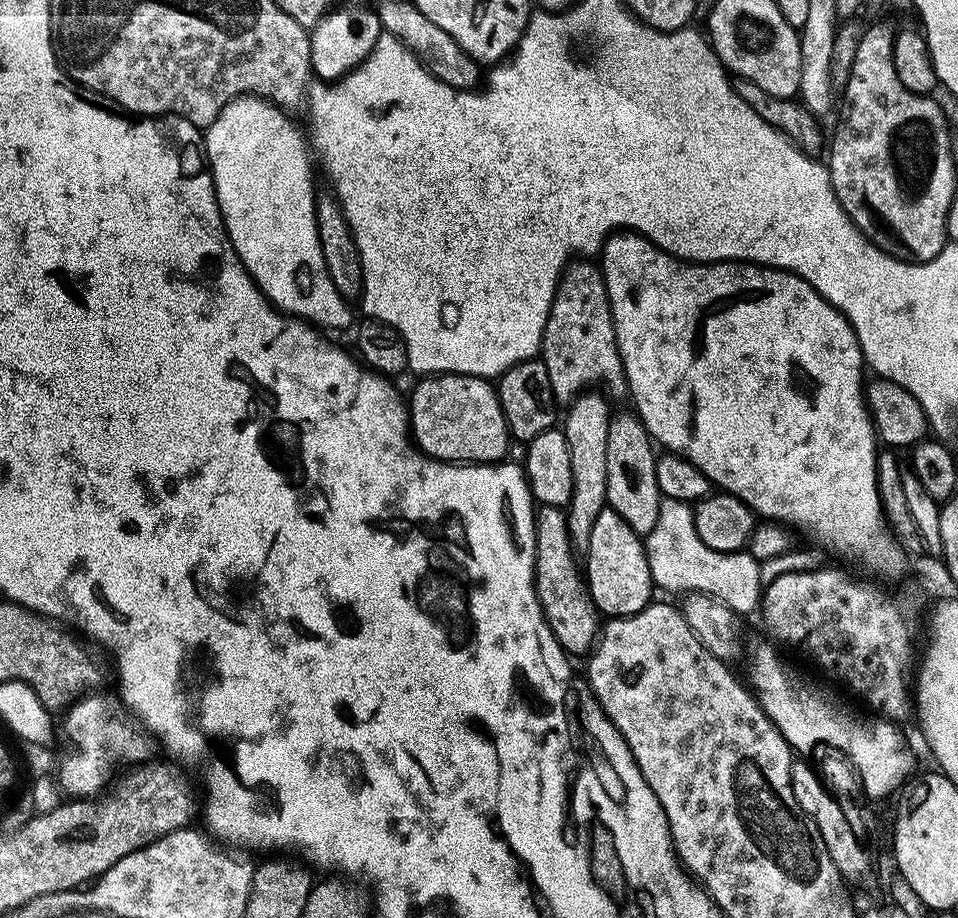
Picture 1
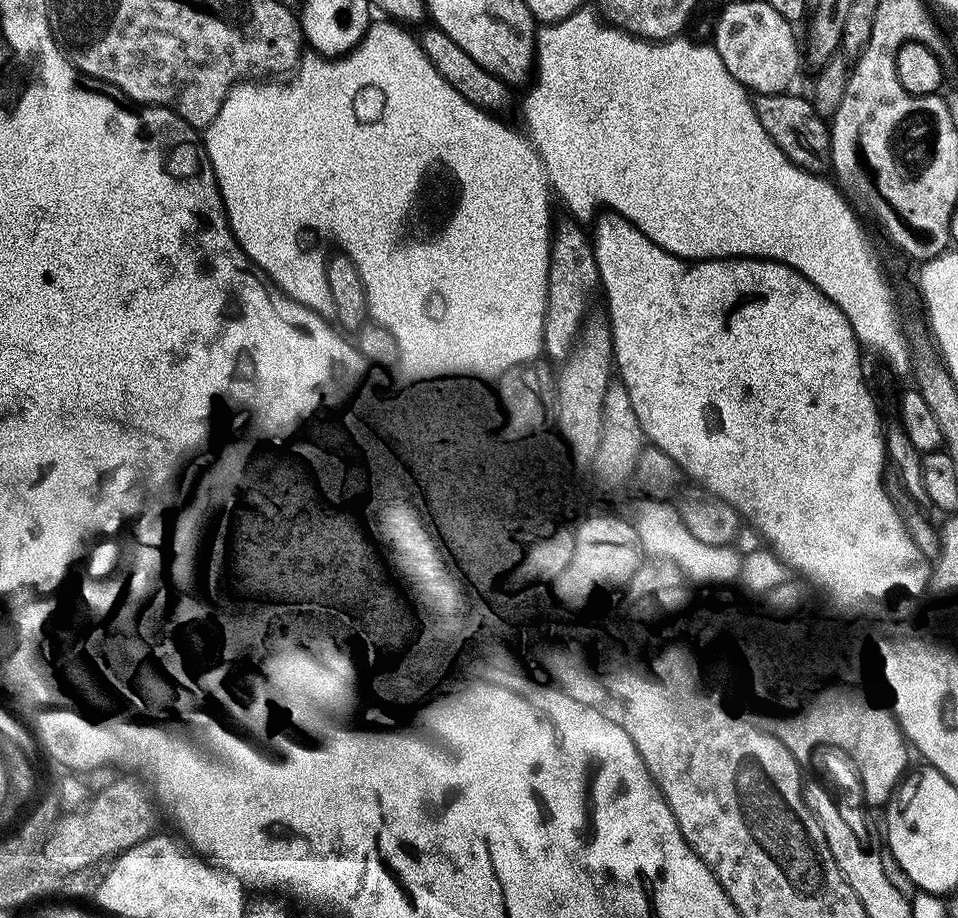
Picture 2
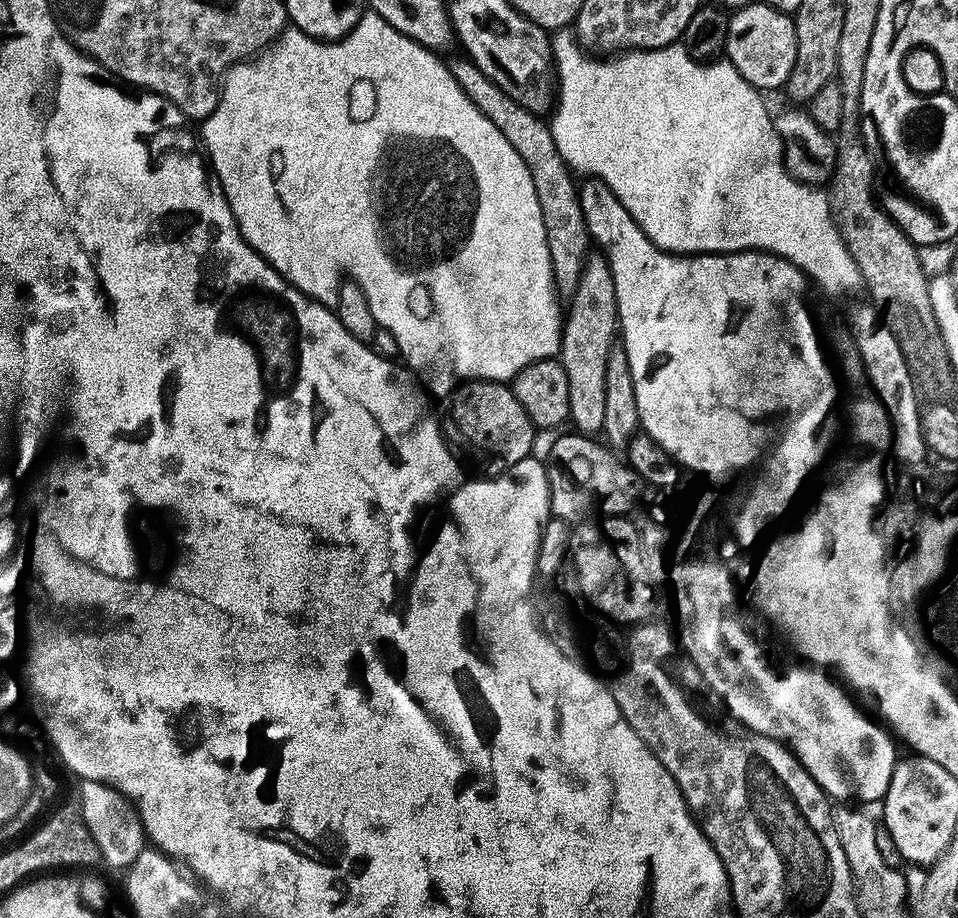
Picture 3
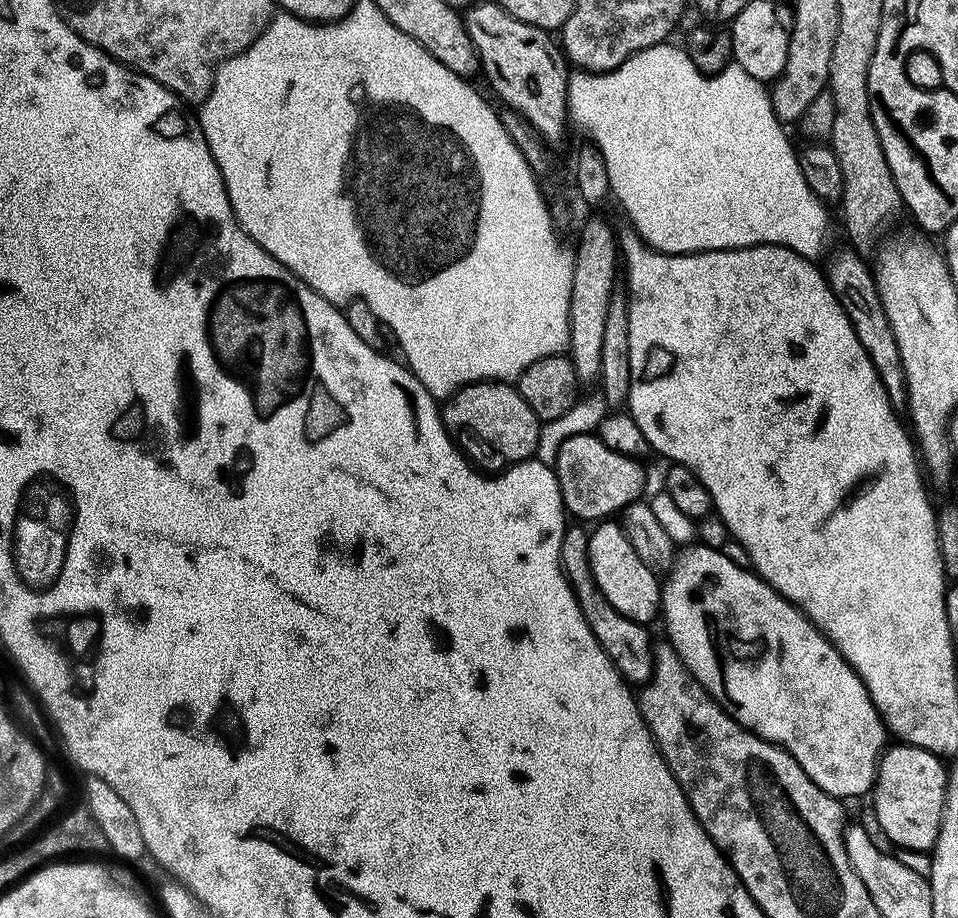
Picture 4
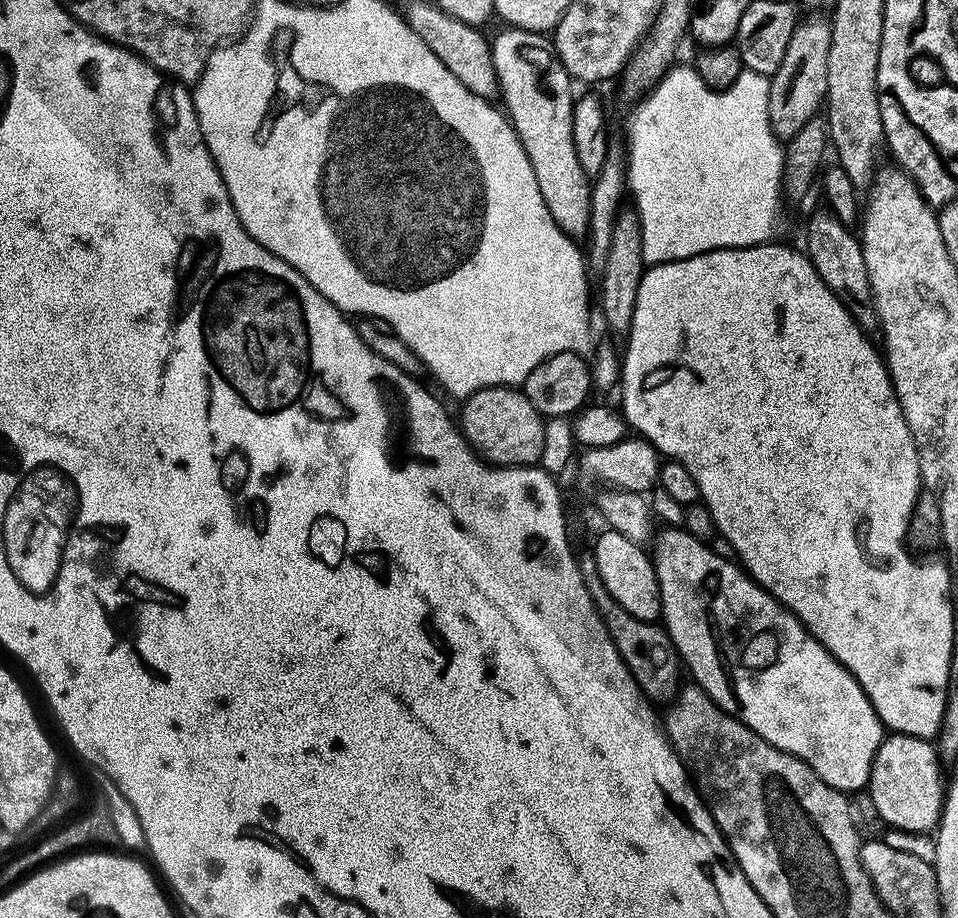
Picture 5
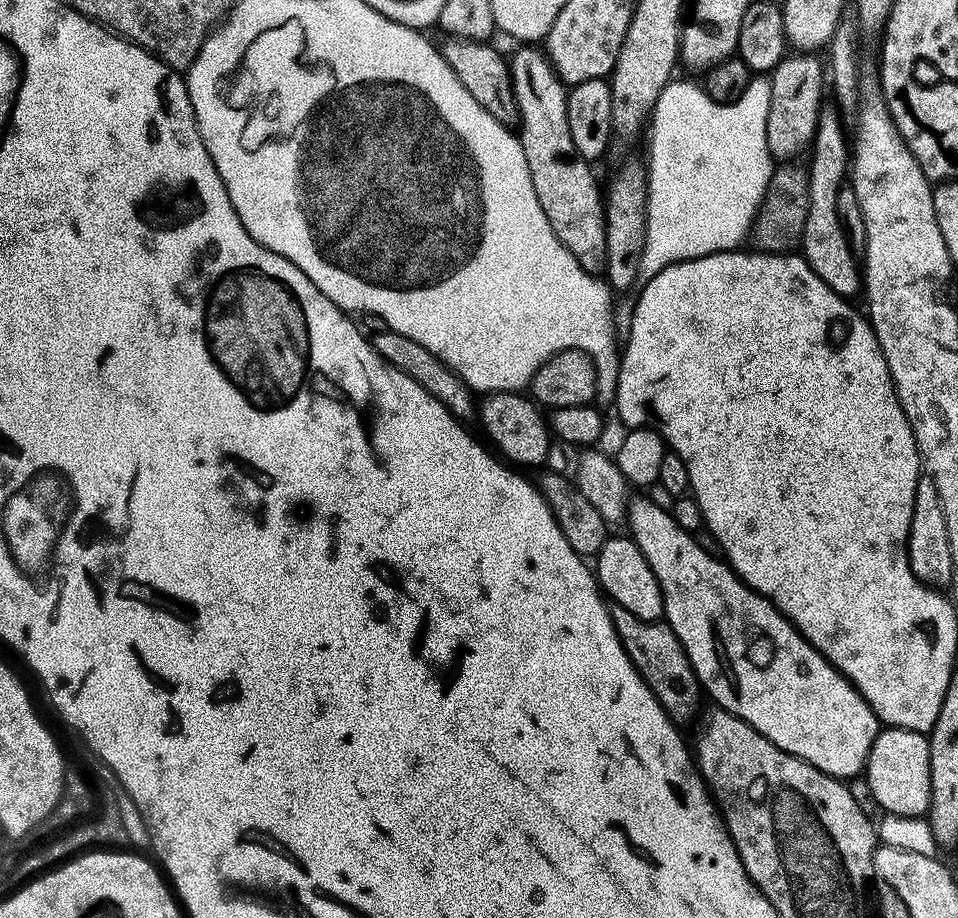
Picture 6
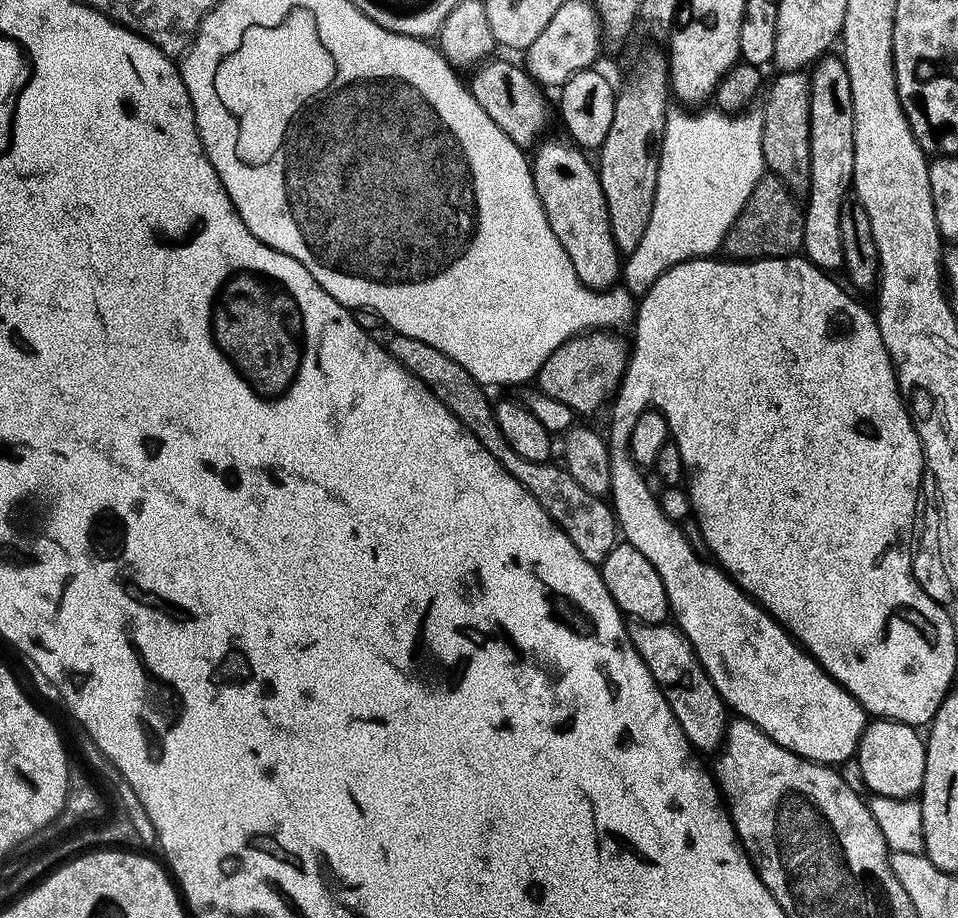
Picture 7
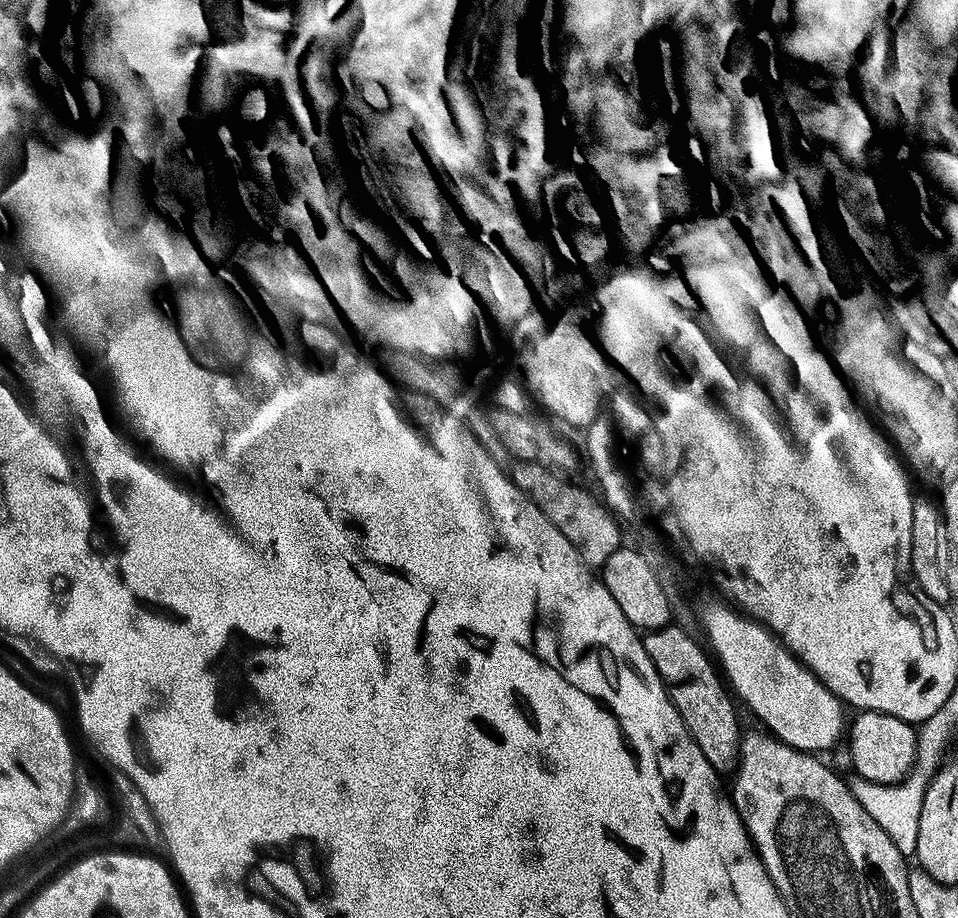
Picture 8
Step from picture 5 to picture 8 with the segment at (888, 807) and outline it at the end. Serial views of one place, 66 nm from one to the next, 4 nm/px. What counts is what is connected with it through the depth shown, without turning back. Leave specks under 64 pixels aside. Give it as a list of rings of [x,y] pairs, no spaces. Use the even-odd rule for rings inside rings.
[[[860,710],[855,713],[856,717],[851,717],[850,731],[848,736],[848,748],[852,751],[852,764],[856,767],[856,772],[862,779],[868,780],[872,784],[883,784],[885,786],[895,784],[904,779],[912,771],[916,757],[918,755],[918,732],[913,725],[906,720],[899,720],[890,714],[881,712],[870,712]]]

